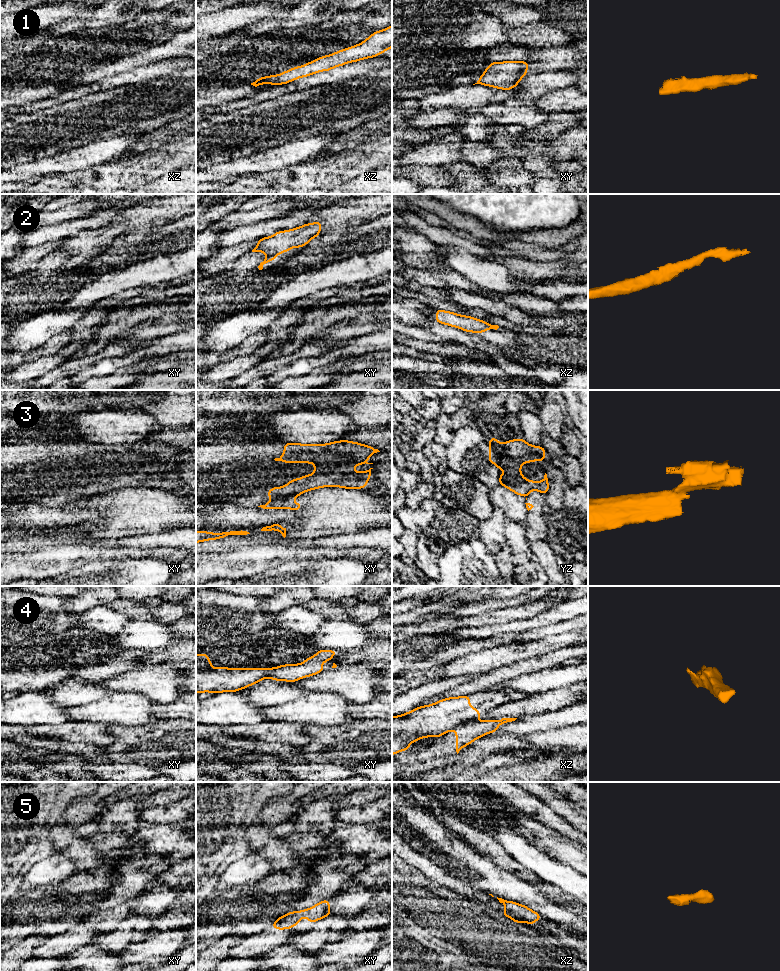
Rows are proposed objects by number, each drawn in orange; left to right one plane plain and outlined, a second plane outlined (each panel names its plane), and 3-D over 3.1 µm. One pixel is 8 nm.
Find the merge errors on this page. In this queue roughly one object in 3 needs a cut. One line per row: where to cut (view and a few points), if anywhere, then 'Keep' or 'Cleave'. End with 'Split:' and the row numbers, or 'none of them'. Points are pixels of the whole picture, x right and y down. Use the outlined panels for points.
1: No split. Keep
2: No split. Keep
3: Split along xy (299, 493), (273, 499). Cleave
4: Split along xz (473, 719), (453, 729). Cleave
5: No split. Keep
Split: 3, 4

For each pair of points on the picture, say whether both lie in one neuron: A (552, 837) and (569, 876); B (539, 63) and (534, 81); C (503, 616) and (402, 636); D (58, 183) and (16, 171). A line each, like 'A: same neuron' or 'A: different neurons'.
A: different neurons
B: different neurons
C: same neuron
D: different neurons

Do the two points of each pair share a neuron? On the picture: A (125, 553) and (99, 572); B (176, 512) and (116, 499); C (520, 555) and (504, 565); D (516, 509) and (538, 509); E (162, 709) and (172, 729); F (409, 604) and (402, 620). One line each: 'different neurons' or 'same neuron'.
A: different neurons
B: same neuron
C: different neurons
D: different neurons
E: different neurons
F: different neurons

